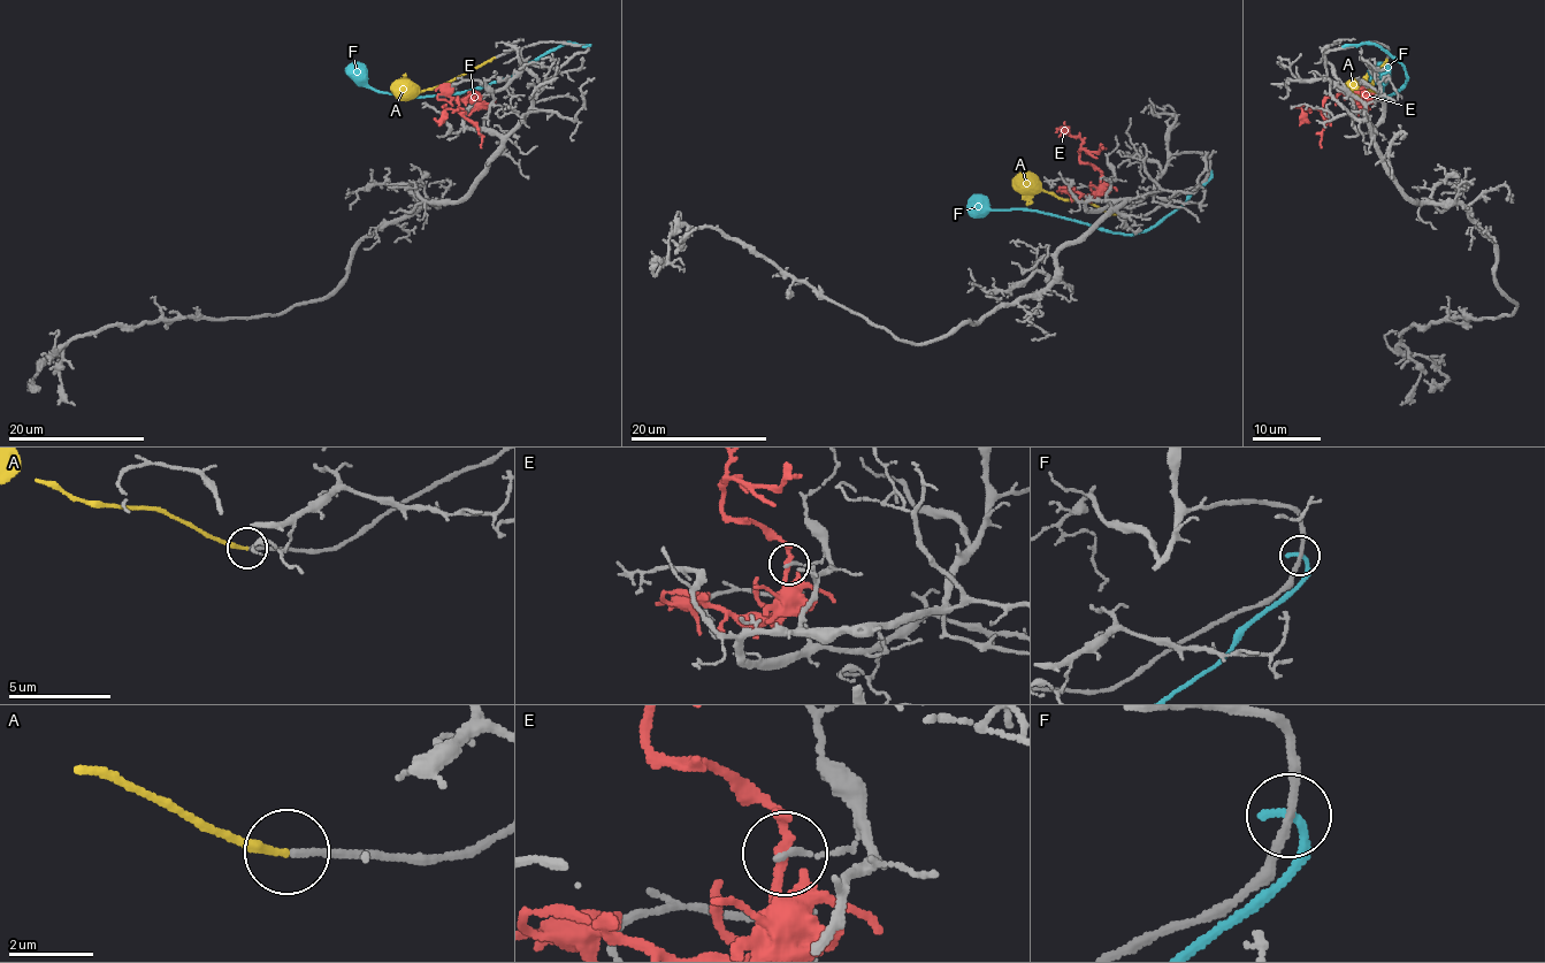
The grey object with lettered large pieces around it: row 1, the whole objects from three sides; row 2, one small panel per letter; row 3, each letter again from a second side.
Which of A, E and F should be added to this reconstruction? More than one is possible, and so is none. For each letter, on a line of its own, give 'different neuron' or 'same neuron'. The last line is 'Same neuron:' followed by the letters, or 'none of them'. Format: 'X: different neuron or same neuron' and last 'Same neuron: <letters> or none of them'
A: same neuron
E: different neuron
F: different neuron
Same neuron: A

